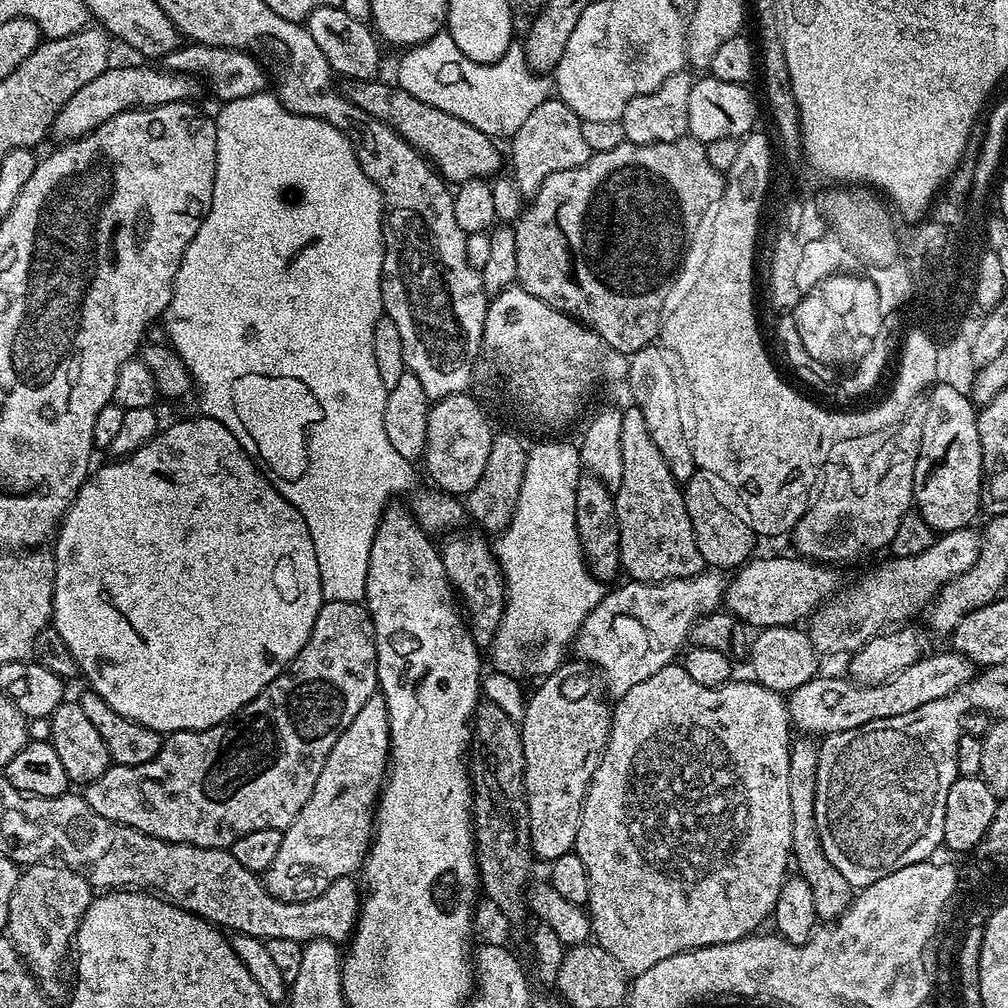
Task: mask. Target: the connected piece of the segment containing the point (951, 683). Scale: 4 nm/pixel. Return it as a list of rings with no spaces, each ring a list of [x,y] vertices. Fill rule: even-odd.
[[[951,650],[934,652],[921,656],[918,662],[914,662],[914,666],[906,666],[906,670],[902,670],[894,678],[883,680],[881,684],[858,684],[843,675],[818,674],[810,682],[798,686],[798,690],[787,693],[791,727],[797,733],[823,738],[842,730],[866,726],[866,722],[910,714],[910,710],[918,710],[918,706],[926,706],[926,702],[934,702],[934,698],[946,698],[954,690],[970,683],[974,675],[972,661]]]

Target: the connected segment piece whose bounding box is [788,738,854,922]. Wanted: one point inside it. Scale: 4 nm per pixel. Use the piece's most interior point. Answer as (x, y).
(833, 895)

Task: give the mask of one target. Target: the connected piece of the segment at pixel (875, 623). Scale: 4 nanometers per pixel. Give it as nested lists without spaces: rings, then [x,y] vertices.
[[[969,526],[937,535],[930,550],[922,550],[922,554],[917,556],[888,558],[881,568],[866,573],[857,584],[850,585],[848,589],[845,587],[825,600],[806,624],[806,631],[817,653],[857,652],[866,641],[889,626],[903,625],[911,621],[908,620],[911,616],[918,615],[920,611],[923,613],[944,585],[978,562],[982,536],[974,529]]]

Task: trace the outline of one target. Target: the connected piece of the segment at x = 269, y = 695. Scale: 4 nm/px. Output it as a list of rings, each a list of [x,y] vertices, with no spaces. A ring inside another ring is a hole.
[[[327,601],[318,610],[318,618],[314,622],[314,630],[310,634],[310,638],[306,642],[306,646],[302,646],[302,650],[298,650],[298,654],[288,663],[287,668],[278,674],[278,678],[274,678],[274,682],[270,682],[265,688],[257,694],[257,696],[248,703],[245,708],[240,709],[230,722],[219,724],[218,726],[210,726],[201,732],[194,730],[182,730],[181,732],[169,732],[164,736],[164,744],[158,750],[158,754],[150,762],[142,762],[138,766],[122,766],[121,764],[112,764],[106,774],[102,774],[102,778],[98,778],[94,782],[90,782],[82,792],[83,798],[90,806],[90,810],[98,810],[98,814],[102,814],[102,818],[110,818],[110,822],[118,822],[125,824],[131,828],[136,828],[142,834],[150,834],[154,838],[162,838],[170,842],[178,842],[179,844],[190,844],[194,846],[202,846],[203,848],[226,848],[231,849],[234,841],[242,838],[242,834],[250,834],[253,830],[266,830],[267,828],[279,828],[281,830],[289,828],[294,822],[294,818],[298,818],[298,814],[302,810],[302,806],[306,806],[306,802],[310,798],[310,794],[314,794],[314,782],[318,782],[318,774],[322,774],[322,766],[326,766],[326,758],[330,754],[330,750],[334,750],[334,742],[338,742],[338,738],[342,738],[342,730],[346,730],[346,726],[350,726],[350,722],[354,722],[354,714],[358,714],[358,710],[362,710],[362,706],[366,706],[366,702],[371,696],[377,695],[378,685],[376,683],[376,635],[374,634],[374,626],[372,625],[372,616],[369,614],[367,607],[363,603],[355,604],[354,602],[334,602]]]

